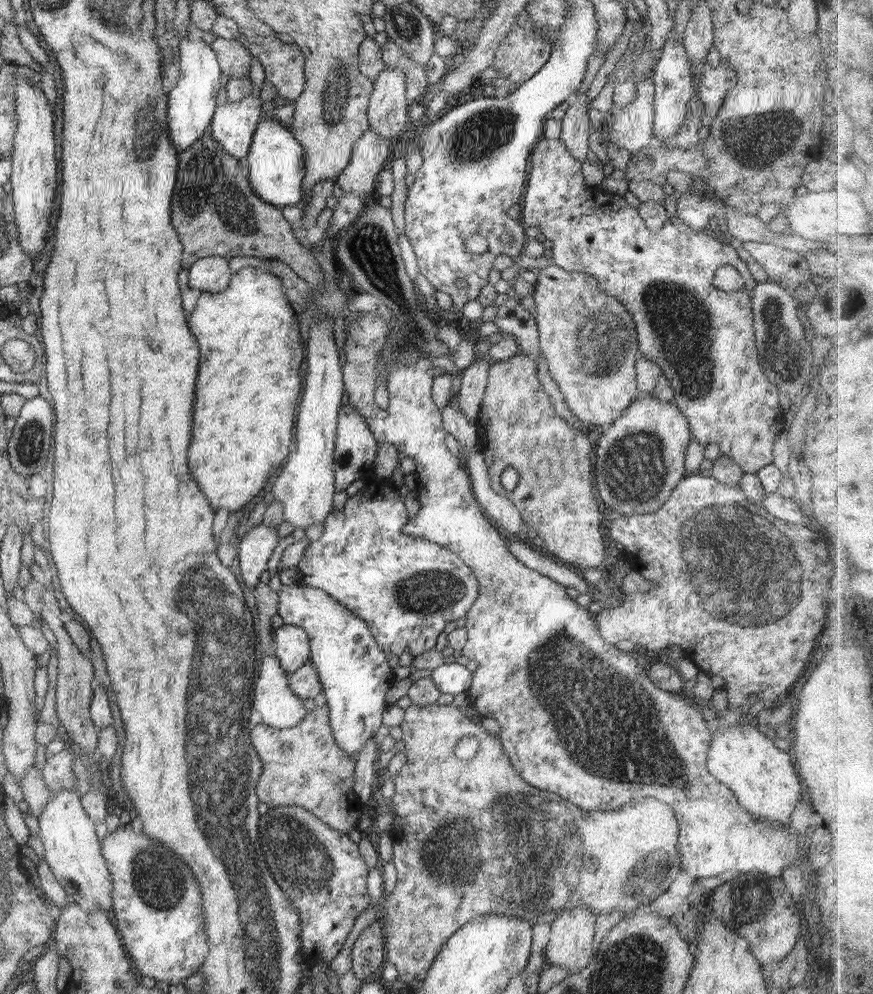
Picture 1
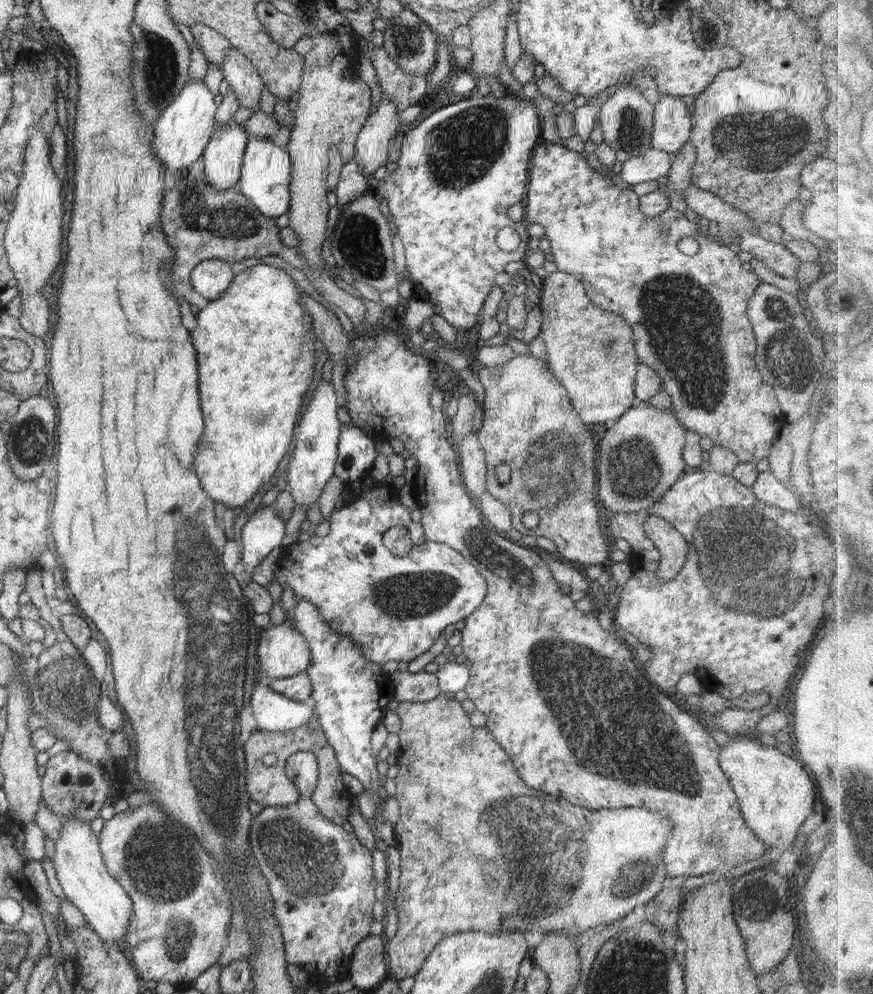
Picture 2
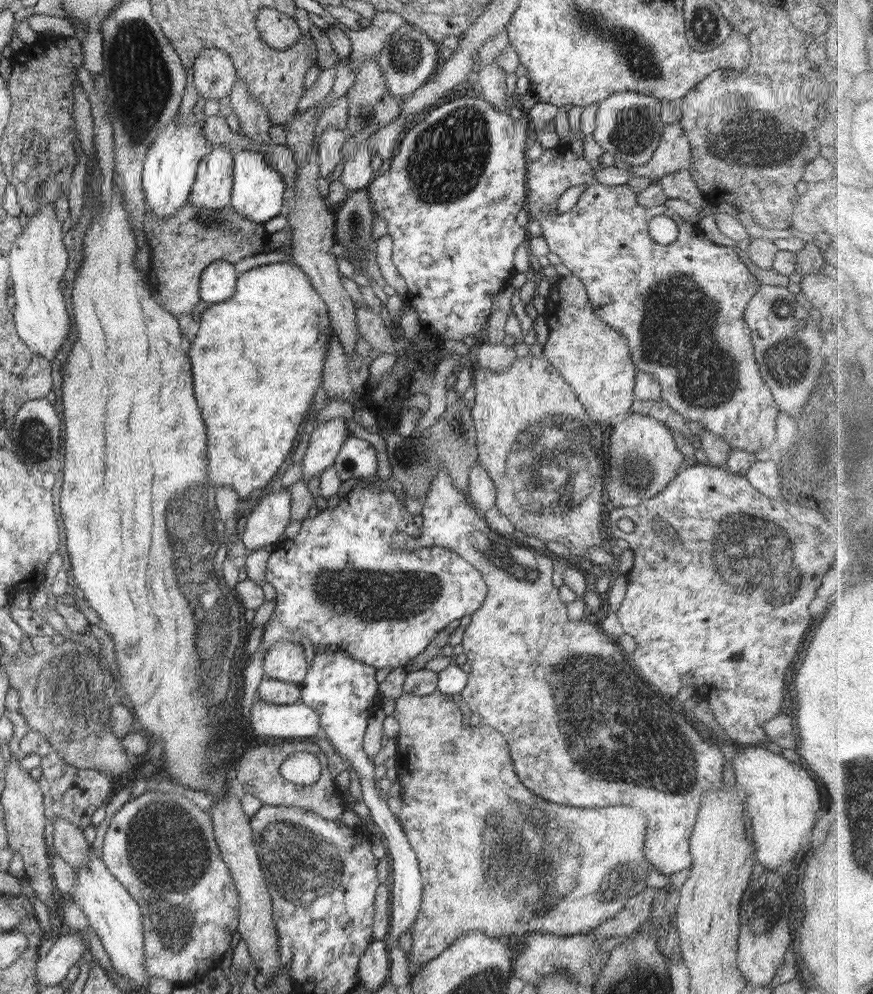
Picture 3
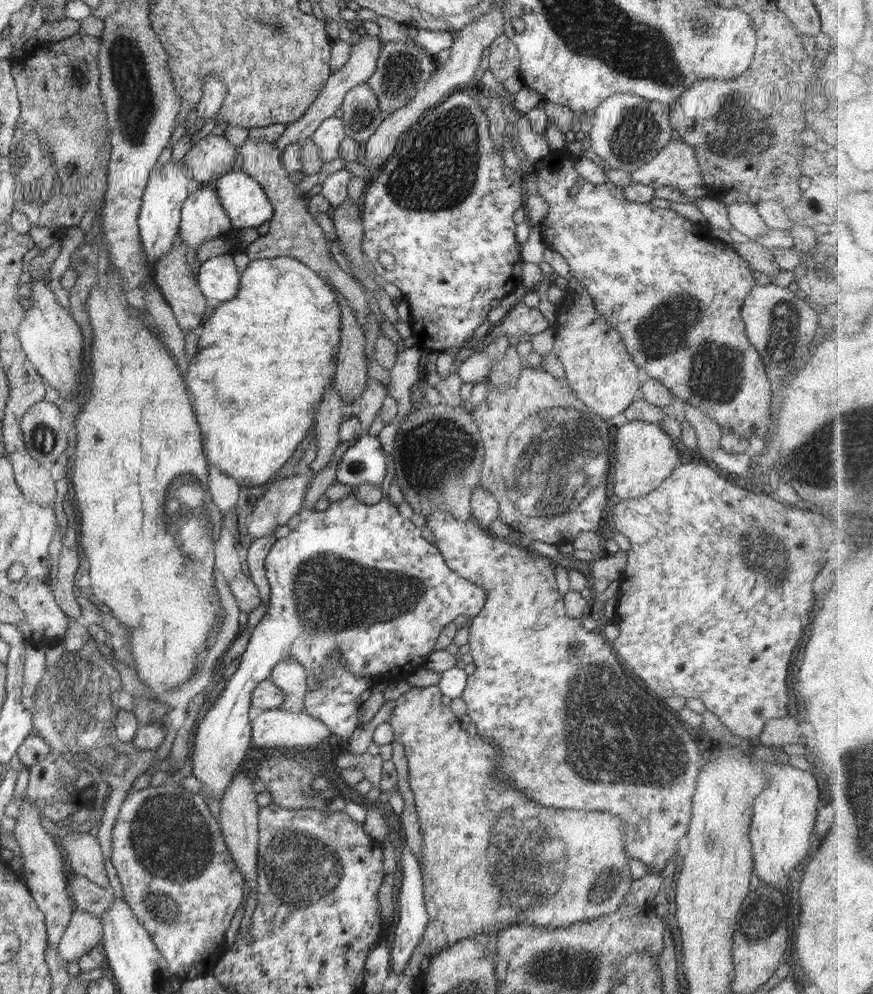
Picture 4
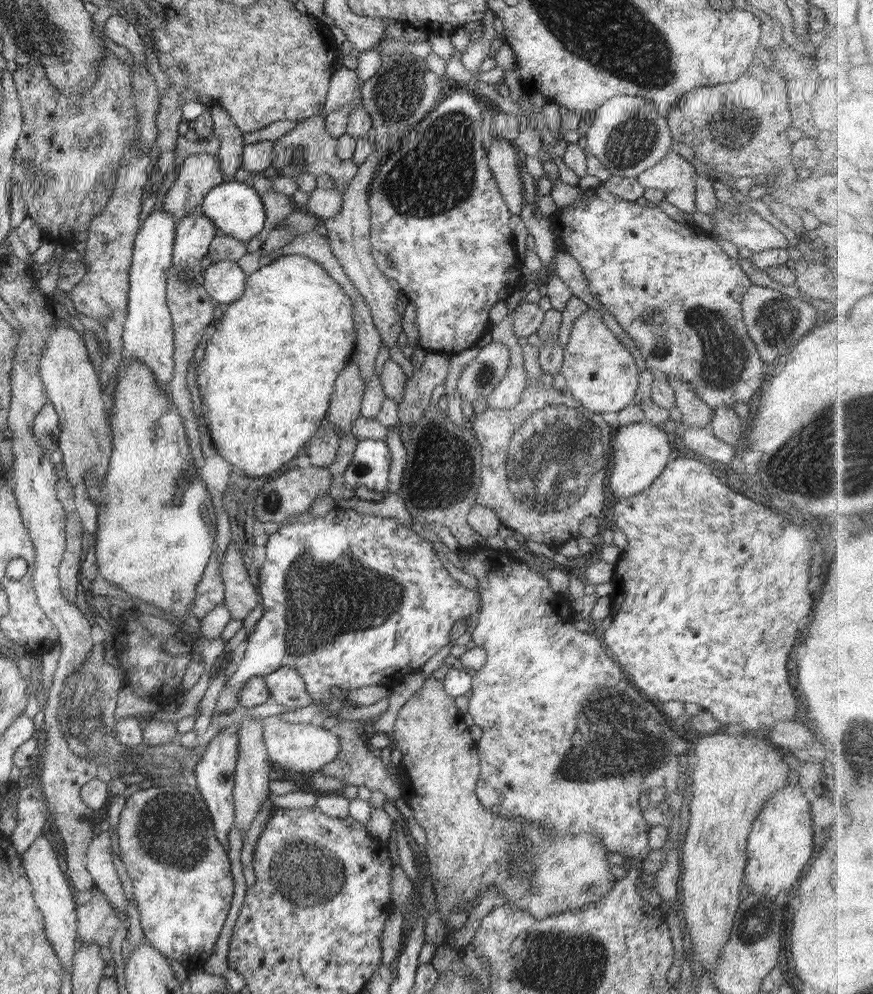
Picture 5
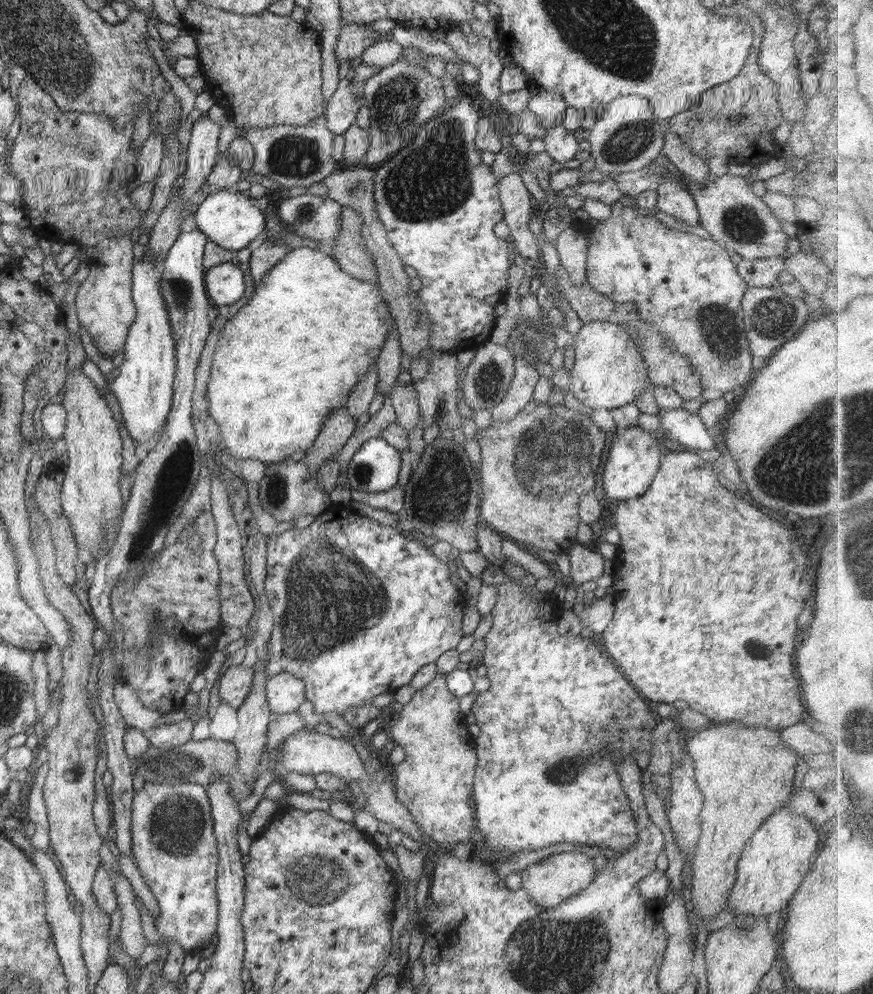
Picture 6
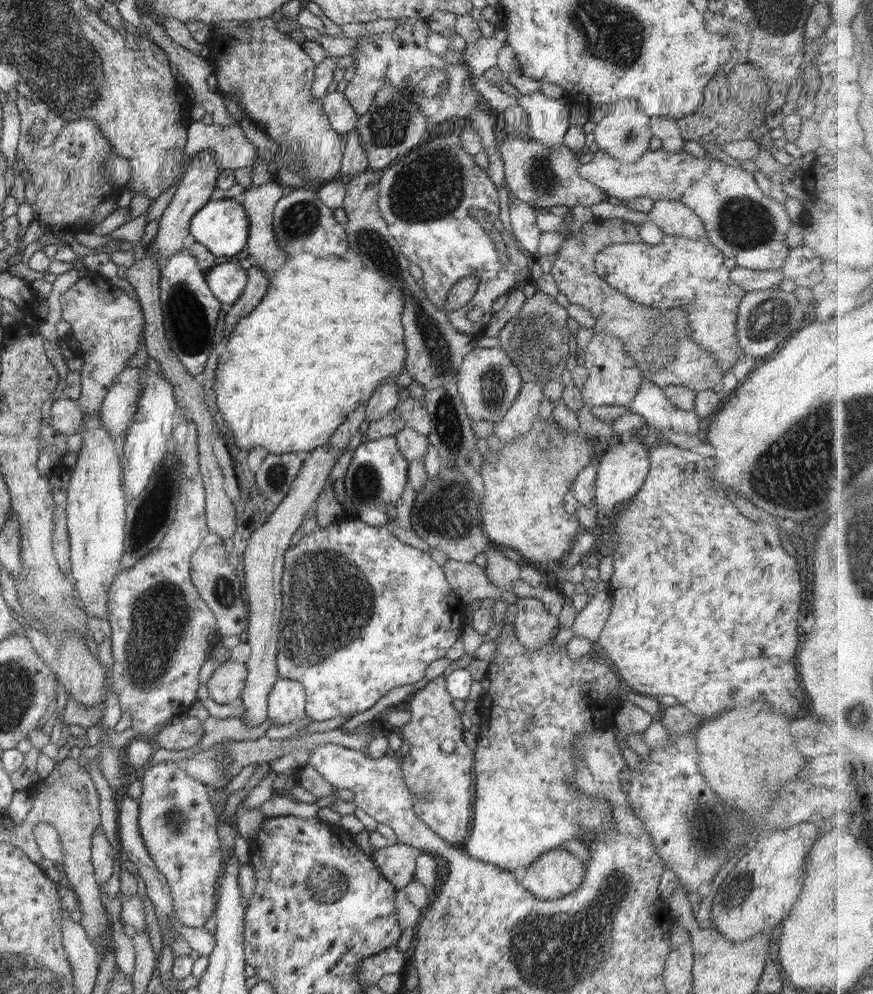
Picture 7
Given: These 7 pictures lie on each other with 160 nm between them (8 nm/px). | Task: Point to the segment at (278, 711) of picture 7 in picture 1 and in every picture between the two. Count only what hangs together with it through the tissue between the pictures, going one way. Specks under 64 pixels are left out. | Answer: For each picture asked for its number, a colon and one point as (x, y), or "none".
1: (291, 643)
2: (284, 652)
3: (285, 661)
4: (289, 676)
5: (286, 686)
6: (285, 693)

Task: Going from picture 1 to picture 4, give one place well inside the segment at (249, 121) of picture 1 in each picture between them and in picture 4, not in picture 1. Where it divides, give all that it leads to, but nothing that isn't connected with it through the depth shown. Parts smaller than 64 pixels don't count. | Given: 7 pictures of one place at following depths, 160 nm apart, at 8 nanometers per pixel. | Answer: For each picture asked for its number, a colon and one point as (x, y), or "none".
2: (222, 158)
3: (212, 188)
4: (202, 217)

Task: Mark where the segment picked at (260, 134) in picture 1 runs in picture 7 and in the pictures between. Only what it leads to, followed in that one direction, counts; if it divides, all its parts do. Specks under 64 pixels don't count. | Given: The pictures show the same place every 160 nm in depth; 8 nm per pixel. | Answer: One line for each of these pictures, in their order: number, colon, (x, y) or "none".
2: (265, 178)
3: (256, 195)
4: (245, 202)
5: (235, 208)
6: (227, 218)
7: (222, 226)

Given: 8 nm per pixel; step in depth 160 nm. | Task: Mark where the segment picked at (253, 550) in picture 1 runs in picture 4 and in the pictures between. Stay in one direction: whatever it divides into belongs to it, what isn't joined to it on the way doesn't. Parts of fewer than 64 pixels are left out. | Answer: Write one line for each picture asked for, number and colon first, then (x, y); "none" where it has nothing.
2: (264, 531)
3: (266, 525)
4: (284, 498)

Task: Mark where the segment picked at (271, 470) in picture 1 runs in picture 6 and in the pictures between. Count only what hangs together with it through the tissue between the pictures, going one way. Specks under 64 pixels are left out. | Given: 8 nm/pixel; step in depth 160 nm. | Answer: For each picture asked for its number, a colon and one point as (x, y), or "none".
2: (258, 329)
3: (257, 358)
4: (272, 348)
5: (265, 382)
6: (292, 355)

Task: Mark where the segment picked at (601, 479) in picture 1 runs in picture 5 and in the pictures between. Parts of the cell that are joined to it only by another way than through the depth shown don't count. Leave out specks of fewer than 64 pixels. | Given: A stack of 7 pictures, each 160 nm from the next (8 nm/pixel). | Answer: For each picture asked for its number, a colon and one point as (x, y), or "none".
2: (641, 455)
3: (644, 458)
4: (645, 455)
5: (641, 450)

